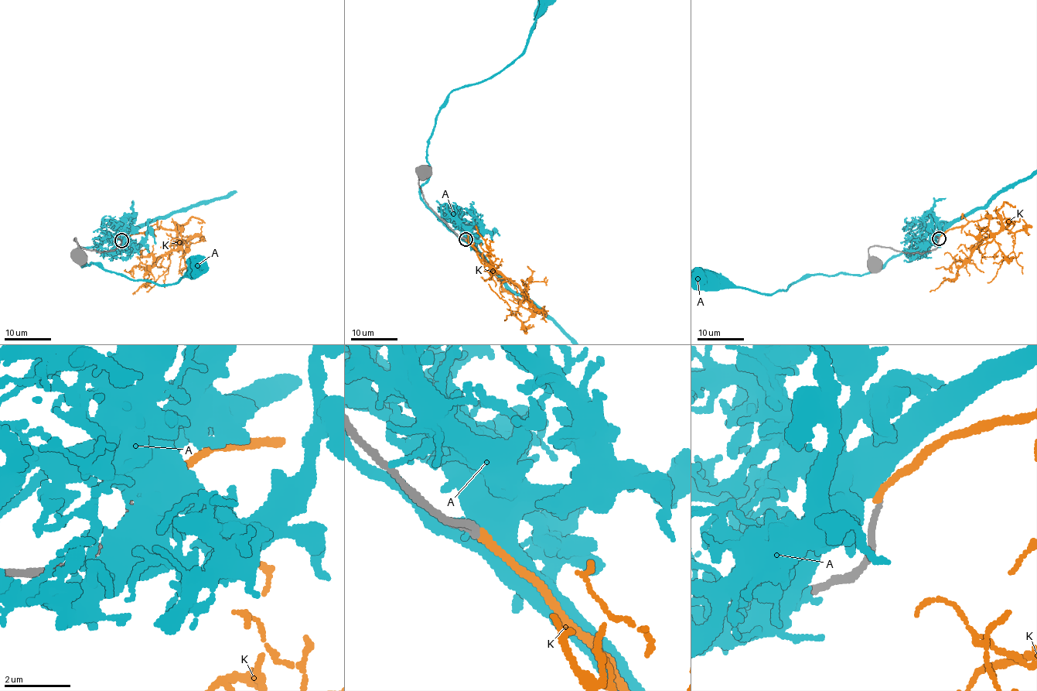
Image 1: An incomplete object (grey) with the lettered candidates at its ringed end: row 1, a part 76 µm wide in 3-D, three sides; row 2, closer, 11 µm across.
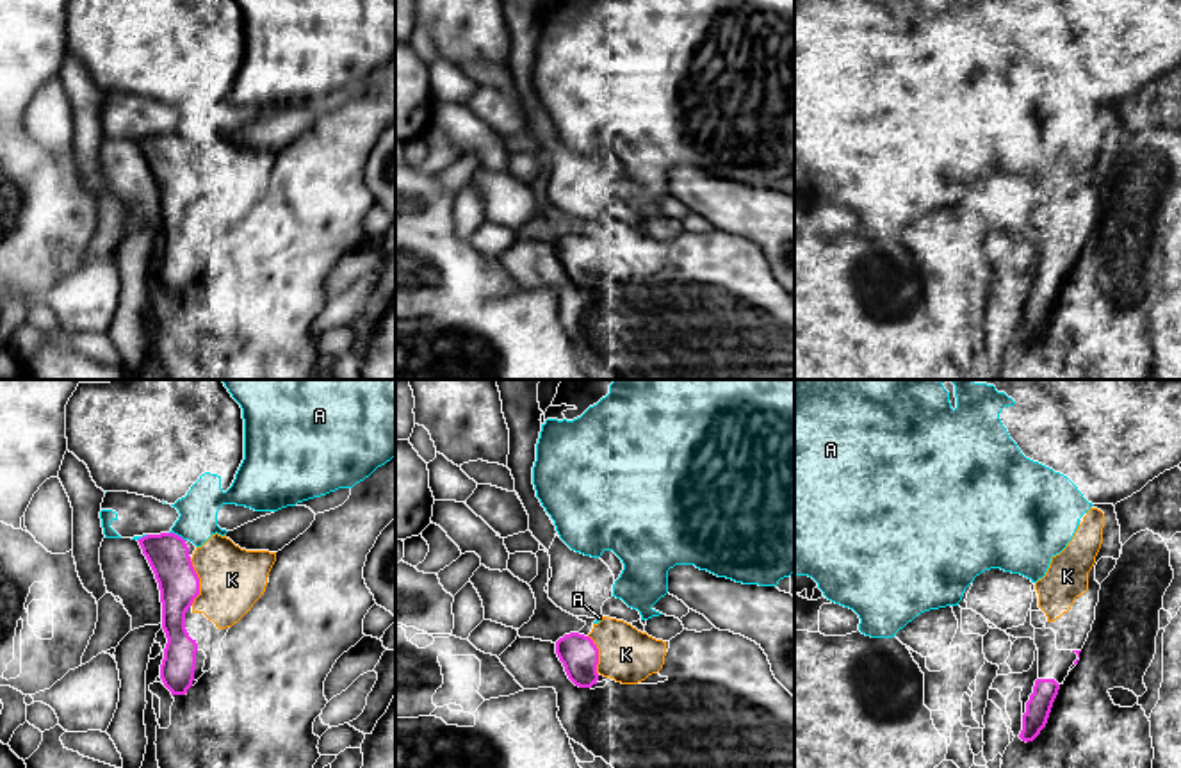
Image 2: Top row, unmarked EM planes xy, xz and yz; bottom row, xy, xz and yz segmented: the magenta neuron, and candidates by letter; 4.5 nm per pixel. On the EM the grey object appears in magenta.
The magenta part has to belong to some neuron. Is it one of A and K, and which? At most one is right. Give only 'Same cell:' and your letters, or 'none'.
Same cell: K

